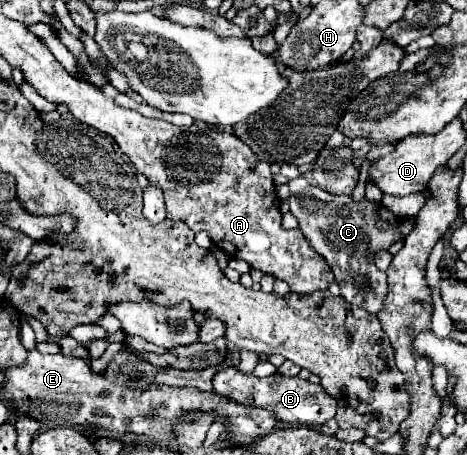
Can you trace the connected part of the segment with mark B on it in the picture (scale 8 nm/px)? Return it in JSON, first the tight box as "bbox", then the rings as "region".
{"bbox":[213,367,337,427],"region":[[[225,367],[217,371],[217,375],[213,377],[213,389],[215,393],[223,397],[231,397],[241,405],[253,405],[253,407],[267,409],[279,421],[291,423],[291,425],[311,425],[311,427],[323,425],[325,421],[333,419],[337,411],[337,401],[331,395],[327,395],[321,385],[313,385],[299,377],[285,377],[279,373],[257,379],[255,375],[245,375],[237,371],[235,367]]]}

